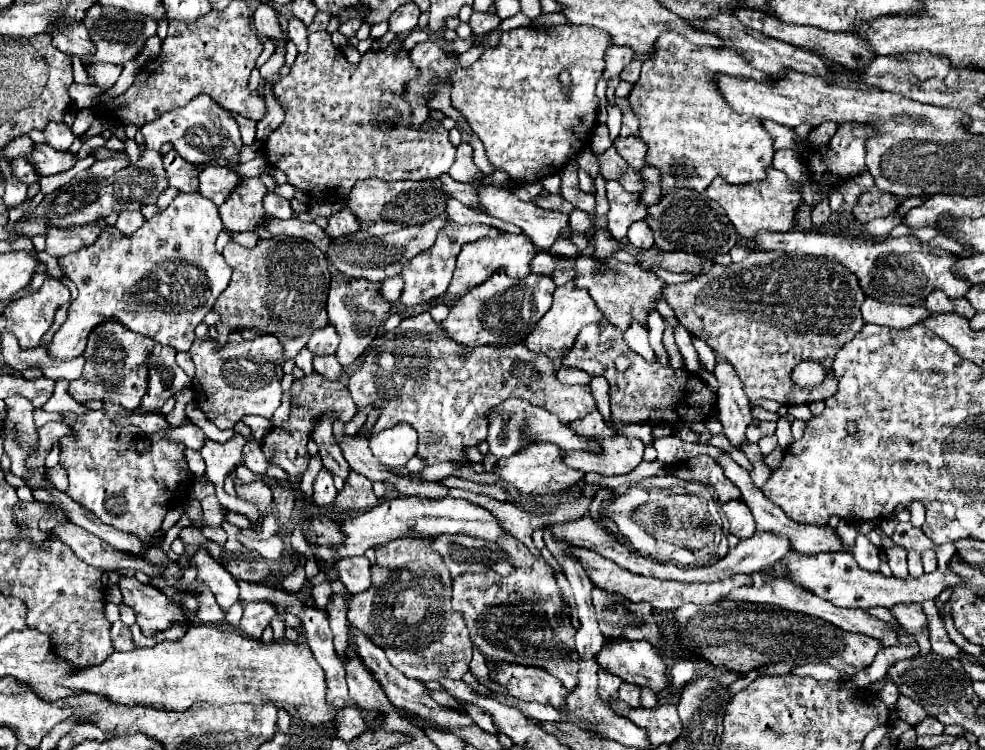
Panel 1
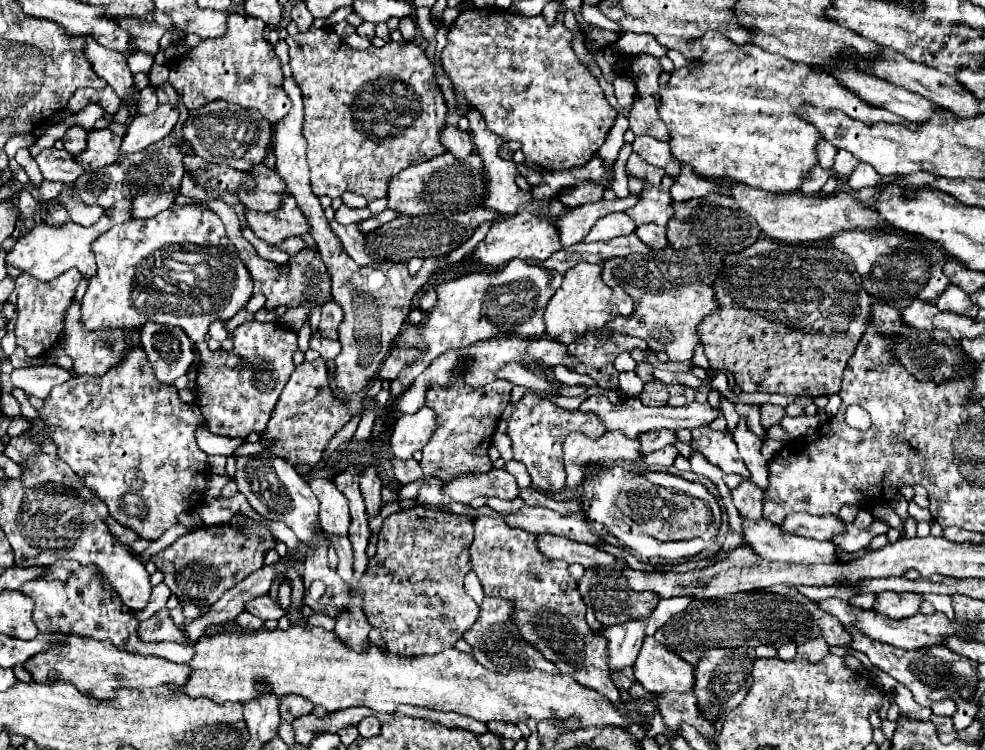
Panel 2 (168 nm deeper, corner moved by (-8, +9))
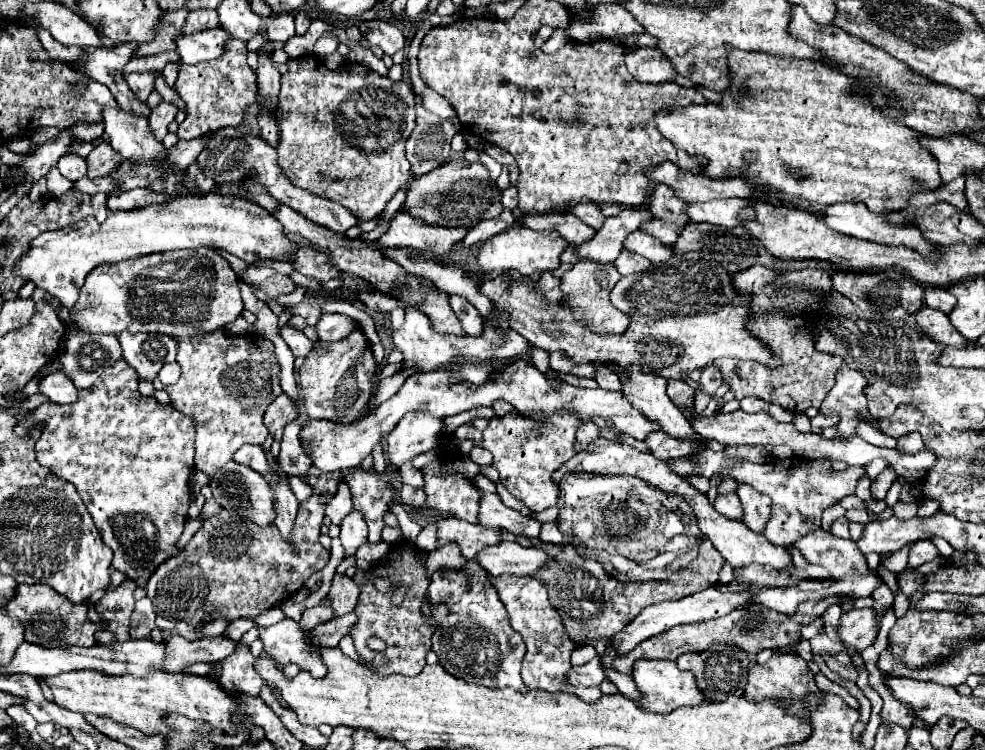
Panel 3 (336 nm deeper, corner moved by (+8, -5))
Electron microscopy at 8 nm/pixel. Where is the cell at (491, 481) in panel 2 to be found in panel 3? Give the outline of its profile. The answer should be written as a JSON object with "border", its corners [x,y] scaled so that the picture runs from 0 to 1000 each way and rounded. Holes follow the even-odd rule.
{"border":[[[491,659],[487,667],[487,699],[493,704],[514,704],[520,712],[534,712],[538,717],[548,715],[550,699],[542,691],[534,691],[528,683],[512,675],[506,659]]]}

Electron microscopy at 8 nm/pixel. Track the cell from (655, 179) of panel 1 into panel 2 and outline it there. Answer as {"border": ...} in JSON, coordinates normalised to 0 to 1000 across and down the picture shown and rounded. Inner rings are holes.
{"border":[[[692,219],[690,235],[684,237],[680,256],[684,267],[701,267],[701,264],[717,261],[721,256],[731,256],[731,251],[723,240],[707,235],[698,219]]]}

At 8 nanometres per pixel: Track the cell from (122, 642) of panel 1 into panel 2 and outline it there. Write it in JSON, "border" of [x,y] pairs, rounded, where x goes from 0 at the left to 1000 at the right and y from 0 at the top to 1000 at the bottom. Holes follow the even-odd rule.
{"border":[[[162,813],[160,819],[156,819],[152,827],[142,829],[140,837],[140,848],[146,856],[181,856],[185,861],[193,861],[191,851],[187,848],[187,843],[183,837],[177,835],[177,829],[171,821],[171,813]]]}

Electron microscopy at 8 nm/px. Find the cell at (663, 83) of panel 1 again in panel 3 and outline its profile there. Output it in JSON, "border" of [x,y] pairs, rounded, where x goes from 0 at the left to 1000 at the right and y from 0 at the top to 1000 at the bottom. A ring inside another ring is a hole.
{"border":[[[743,67],[739,83],[743,91],[743,120],[733,125],[733,139],[701,139],[696,144],[682,144],[680,149],[672,147],[666,152],[666,165],[674,184],[698,205],[713,205],[719,211],[719,221],[715,224],[717,235],[757,235],[765,248],[786,251],[804,264],[816,264],[832,275],[867,267],[877,269],[883,283],[922,277],[924,261],[934,256],[930,243],[936,243],[940,253],[952,253],[956,248],[948,205],[934,192],[936,179],[887,144],[881,112],[865,107],[853,93],[828,80]],[[753,115],[759,120],[759,128],[753,136],[747,136],[743,123]],[[802,227],[814,227],[820,237],[808,240]]]}

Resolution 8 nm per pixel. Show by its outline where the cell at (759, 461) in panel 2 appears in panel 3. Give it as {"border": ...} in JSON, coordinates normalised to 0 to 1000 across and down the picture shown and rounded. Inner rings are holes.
{"border":[[[751,645],[747,656],[749,656],[749,661],[753,667],[753,675],[755,675],[755,691],[753,691],[753,696],[763,709],[774,712],[776,701],[780,699],[780,691],[782,691],[782,672],[784,672],[782,664],[772,659],[772,656],[768,656],[759,645]]]}

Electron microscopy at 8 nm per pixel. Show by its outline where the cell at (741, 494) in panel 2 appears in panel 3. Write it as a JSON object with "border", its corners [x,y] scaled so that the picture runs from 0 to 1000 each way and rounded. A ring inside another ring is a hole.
{"border":[[[741,656],[741,659],[729,659],[729,664],[725,667],[725,677],[743,691],[743,693],[751,693],[753,691],[753,672],[751,672],[751,664],[747,656]]]}

